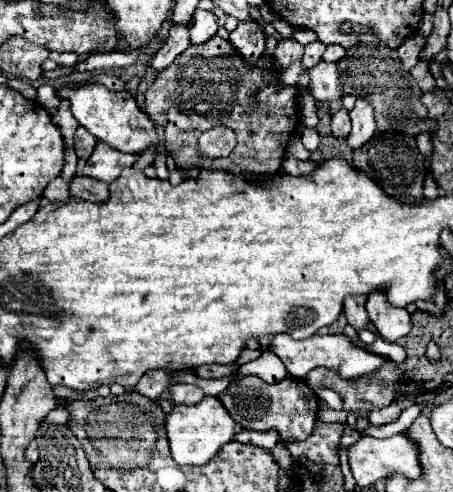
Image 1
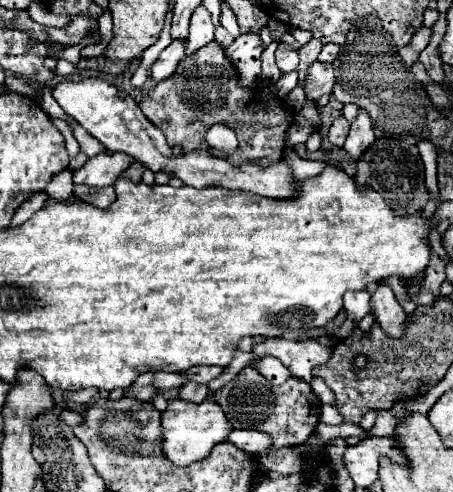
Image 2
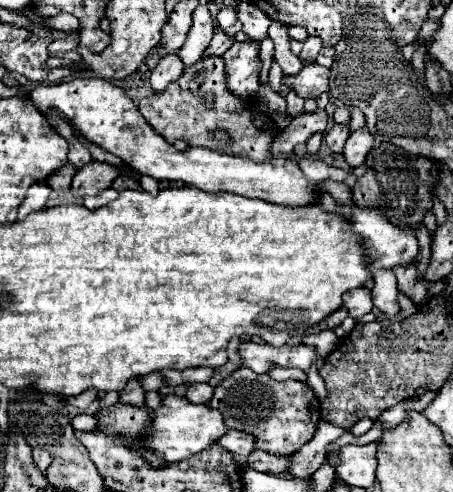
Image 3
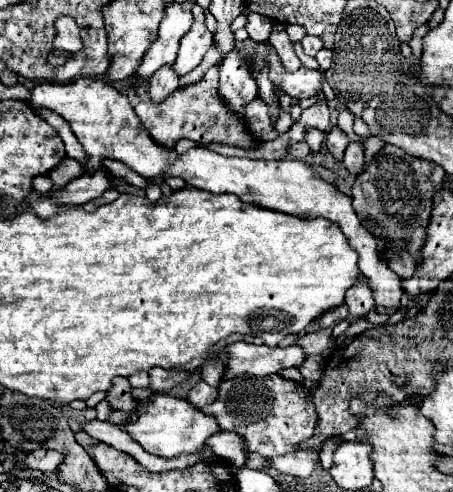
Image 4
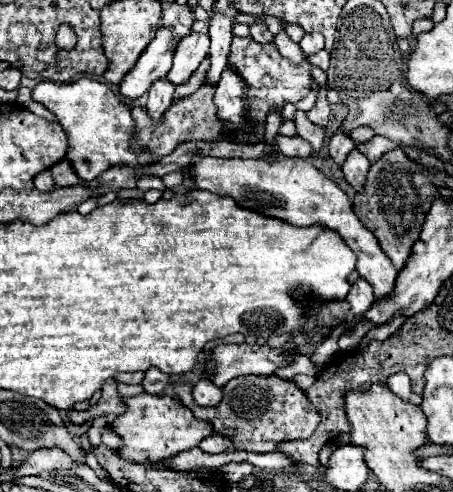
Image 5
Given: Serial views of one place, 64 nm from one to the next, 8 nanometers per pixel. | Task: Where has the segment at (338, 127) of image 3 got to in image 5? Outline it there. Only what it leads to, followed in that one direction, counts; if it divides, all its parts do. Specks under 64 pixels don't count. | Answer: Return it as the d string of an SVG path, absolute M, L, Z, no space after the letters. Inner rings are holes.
M334 132L332 134L332 138L330 138L330 142L328 142L328 152L330 152L330 156L332 156L332 160L338 164L338 166L342 166L342 162L346 160L346 156L348 156L348 152L354 148L354 142L352 142L352 138L350 136L346 136L344 132Z

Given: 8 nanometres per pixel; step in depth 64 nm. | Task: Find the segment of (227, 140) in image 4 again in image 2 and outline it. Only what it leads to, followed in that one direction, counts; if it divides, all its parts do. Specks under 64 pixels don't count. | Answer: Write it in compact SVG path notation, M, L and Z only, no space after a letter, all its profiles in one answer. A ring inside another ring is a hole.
M202 52L184 56L172 76L160 80L142 96L140 108L144 116L164 132L168 146L178 146L182 154L204 150L204 134L212 124L230 126L238 136L238 148L222 158L232 166L256 164L268 168L278 164L284 154L284 138L294 122L294 110L290 110L284 100L268 98L258 88L252 90L240 86L236 66L230 62L230 58L208 64L204 62Z

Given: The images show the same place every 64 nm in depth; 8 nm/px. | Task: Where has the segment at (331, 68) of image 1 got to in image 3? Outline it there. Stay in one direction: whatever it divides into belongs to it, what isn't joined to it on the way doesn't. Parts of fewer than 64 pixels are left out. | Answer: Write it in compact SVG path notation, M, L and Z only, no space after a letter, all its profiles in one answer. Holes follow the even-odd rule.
M318 62L306 64L296 76L284 78L284 82L294 88L294 92L302 98L318 98L322 92L328 92L330 68L320 66Z

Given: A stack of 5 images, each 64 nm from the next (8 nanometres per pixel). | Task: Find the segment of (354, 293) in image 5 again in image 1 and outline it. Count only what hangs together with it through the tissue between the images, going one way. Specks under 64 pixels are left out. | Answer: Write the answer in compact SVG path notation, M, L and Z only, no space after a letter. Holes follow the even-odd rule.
M348 296L348 300L344 300L344 314L348 318L348 324L356 330L366 330L370 324L364 302L366 298L362 296Z

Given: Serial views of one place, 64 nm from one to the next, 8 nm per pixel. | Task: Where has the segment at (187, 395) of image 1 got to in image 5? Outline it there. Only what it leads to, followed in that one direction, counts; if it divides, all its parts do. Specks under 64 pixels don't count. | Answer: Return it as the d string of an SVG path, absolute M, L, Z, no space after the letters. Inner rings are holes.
M202 378L194 386L192 396L194 396L194 402L200 406L216 406L220 402L220 388L214 386L210 380Z

